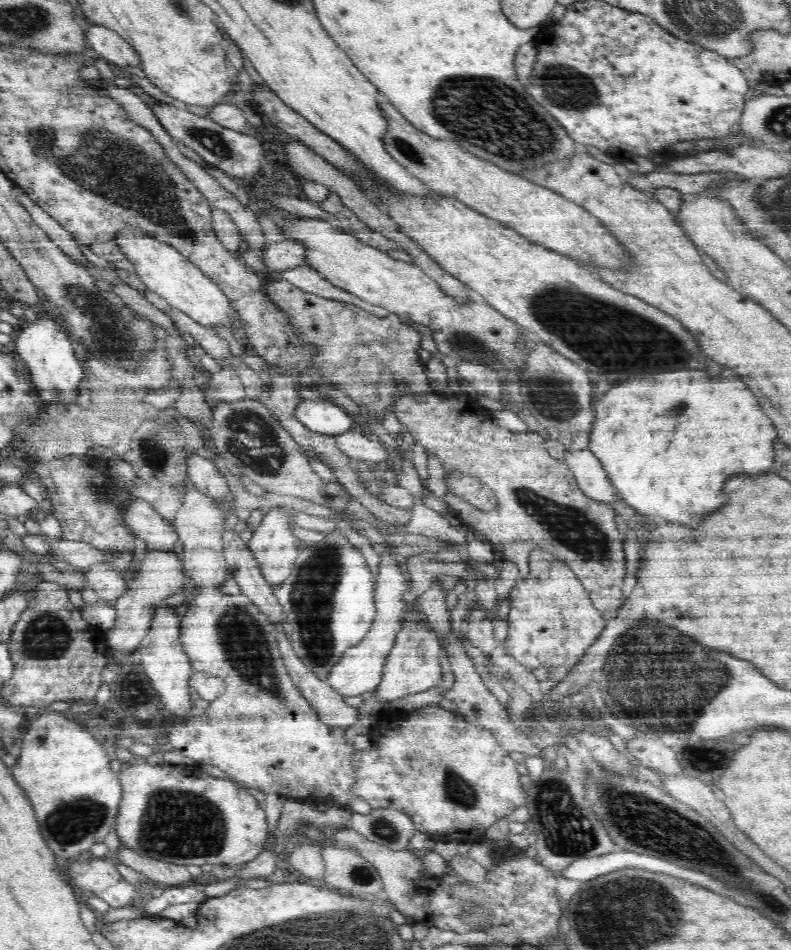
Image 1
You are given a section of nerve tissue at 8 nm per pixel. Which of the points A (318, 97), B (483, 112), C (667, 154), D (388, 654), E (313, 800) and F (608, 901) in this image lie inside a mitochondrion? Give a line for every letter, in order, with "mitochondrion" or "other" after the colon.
A: other
B: mitochondrion
C: other
D: other
E: other
F: mitochondrion

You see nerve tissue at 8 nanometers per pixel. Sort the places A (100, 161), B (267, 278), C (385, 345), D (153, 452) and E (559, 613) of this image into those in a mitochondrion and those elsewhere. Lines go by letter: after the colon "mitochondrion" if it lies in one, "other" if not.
A: mitochondrion
B: other
C: mitochondrion
D: mitochondrion
E: other

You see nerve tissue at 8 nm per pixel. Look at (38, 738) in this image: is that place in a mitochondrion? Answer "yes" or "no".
yes

